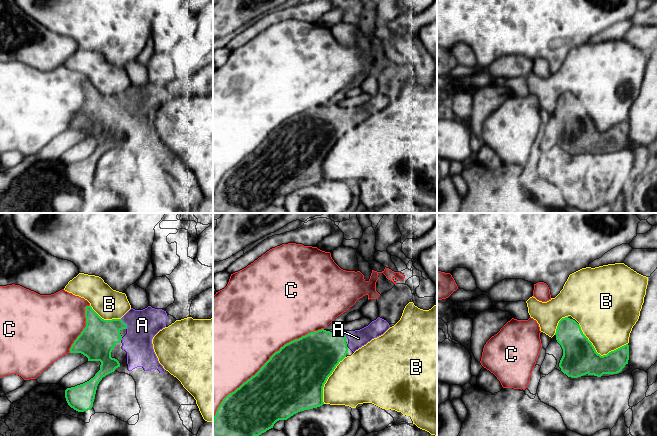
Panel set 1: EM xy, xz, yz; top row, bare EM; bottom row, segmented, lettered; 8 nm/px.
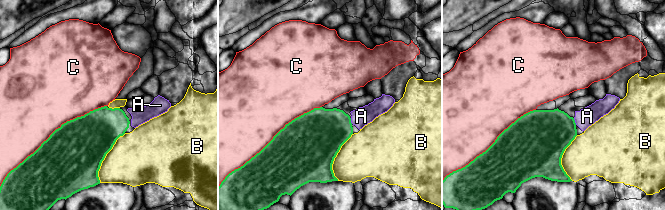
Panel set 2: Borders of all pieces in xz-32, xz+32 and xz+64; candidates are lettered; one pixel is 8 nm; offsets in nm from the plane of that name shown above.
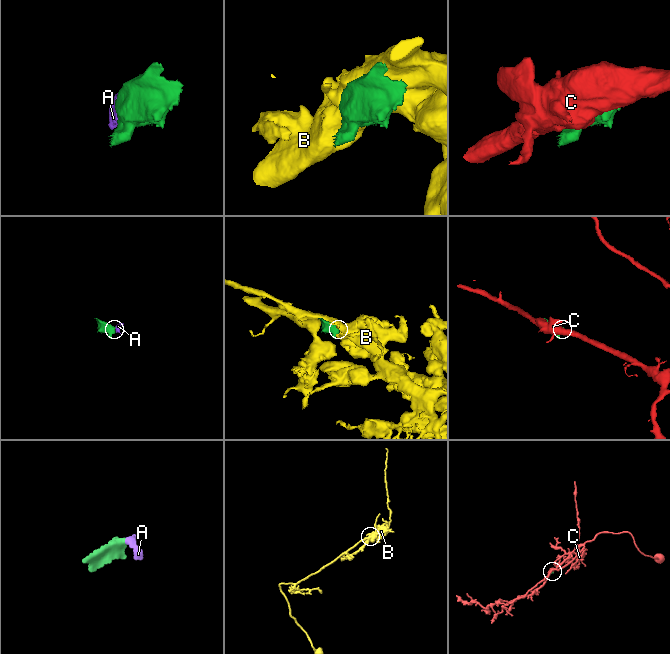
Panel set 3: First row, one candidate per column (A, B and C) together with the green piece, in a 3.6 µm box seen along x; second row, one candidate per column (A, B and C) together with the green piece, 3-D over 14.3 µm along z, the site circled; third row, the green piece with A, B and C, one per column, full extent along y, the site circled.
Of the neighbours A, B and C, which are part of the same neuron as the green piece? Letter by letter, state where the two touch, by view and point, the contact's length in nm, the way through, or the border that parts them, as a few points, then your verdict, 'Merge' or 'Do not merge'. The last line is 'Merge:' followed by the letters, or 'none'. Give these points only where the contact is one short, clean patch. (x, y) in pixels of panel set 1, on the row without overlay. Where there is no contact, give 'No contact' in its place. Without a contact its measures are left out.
A: Touches green at xy (125, 99). Shared border 100 nm. Path across: xy (99, 113), (115, 101), (125, 99), (139, 99), (142, 101). Merge
B: Touches green at yz (597, 129). Shared border 440 nm. Do not merge
C: Touches green at xz (263, 141). Shared border 1150 nm. Do not merge
Merge: A

